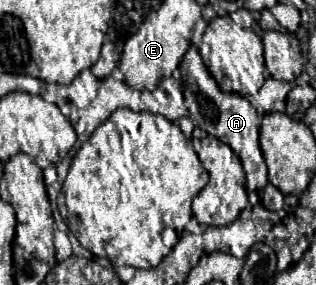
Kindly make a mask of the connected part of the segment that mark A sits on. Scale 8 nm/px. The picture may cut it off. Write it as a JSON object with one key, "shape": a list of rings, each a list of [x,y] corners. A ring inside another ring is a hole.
{"shape":[[[190,45],[190,49],[186,51],[186,55],[180,61],[180,83],[182,83],[186,109],[194,121],[194,125],[232,147],[232,151],[242,161],[242,167],[246,173],[246,187],[250,191],[264,189],[264,185],[268,183],[268,175],[266,175],[264,157],[262,157],[262,151],[258,145],[260,119],[258,119],[256,109],[248,103],[246,97],[242,97],[238,93],[226,93],[220,89],[220,85],[208,73],[208,69],[194,45]]]}

